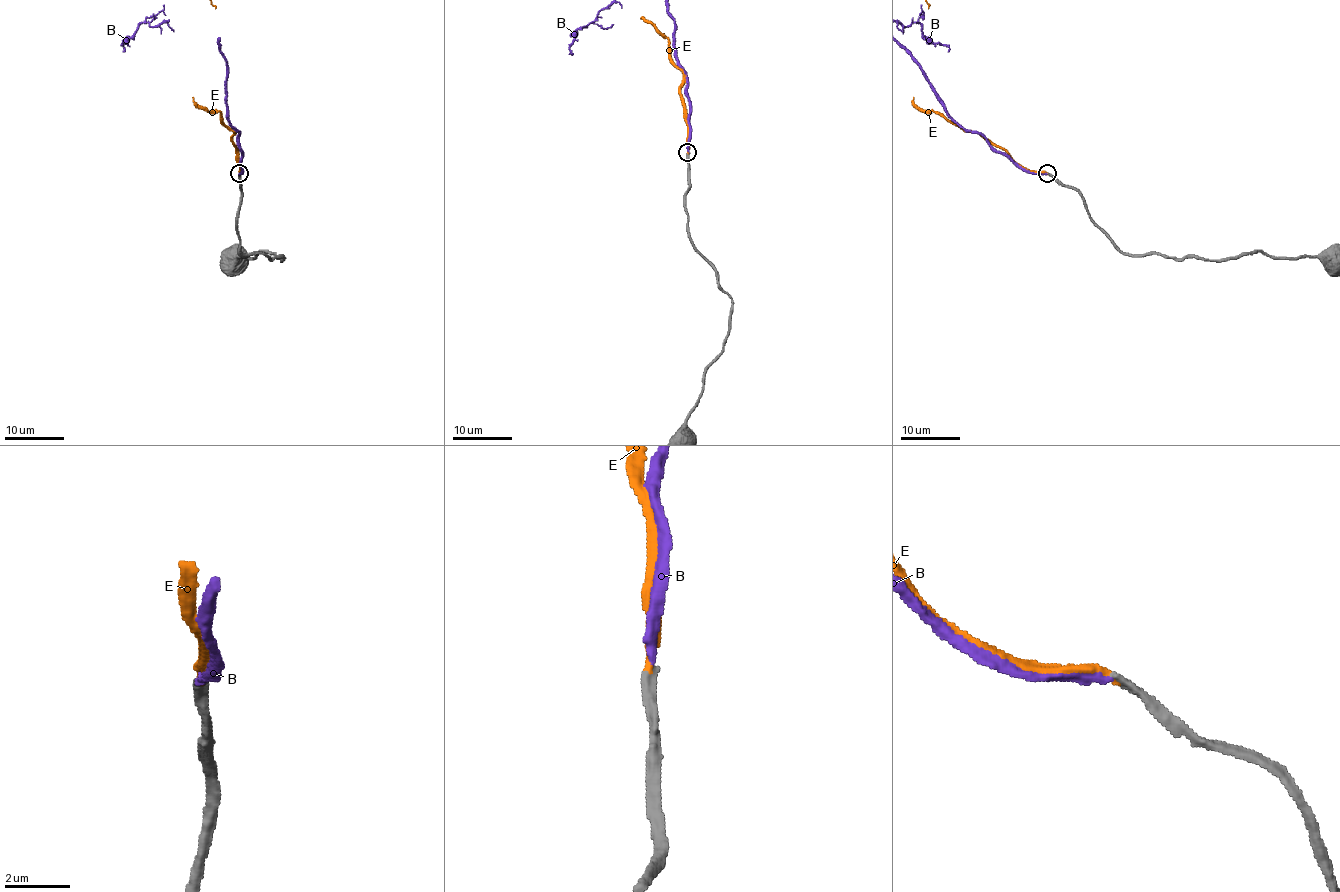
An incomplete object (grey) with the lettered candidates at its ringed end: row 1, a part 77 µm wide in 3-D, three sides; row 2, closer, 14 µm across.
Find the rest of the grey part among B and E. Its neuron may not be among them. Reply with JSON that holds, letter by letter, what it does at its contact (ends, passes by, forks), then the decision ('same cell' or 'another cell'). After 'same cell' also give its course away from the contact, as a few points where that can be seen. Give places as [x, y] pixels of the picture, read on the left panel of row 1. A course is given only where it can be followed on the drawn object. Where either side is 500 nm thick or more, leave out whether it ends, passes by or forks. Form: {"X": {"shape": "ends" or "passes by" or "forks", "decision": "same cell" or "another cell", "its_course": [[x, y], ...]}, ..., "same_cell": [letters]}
{"B": {"shape": "ends", "decision": "another cell"}, "E": {"shape": "ends", "decision": "same cell"}, "same_cell": ["E"]}

